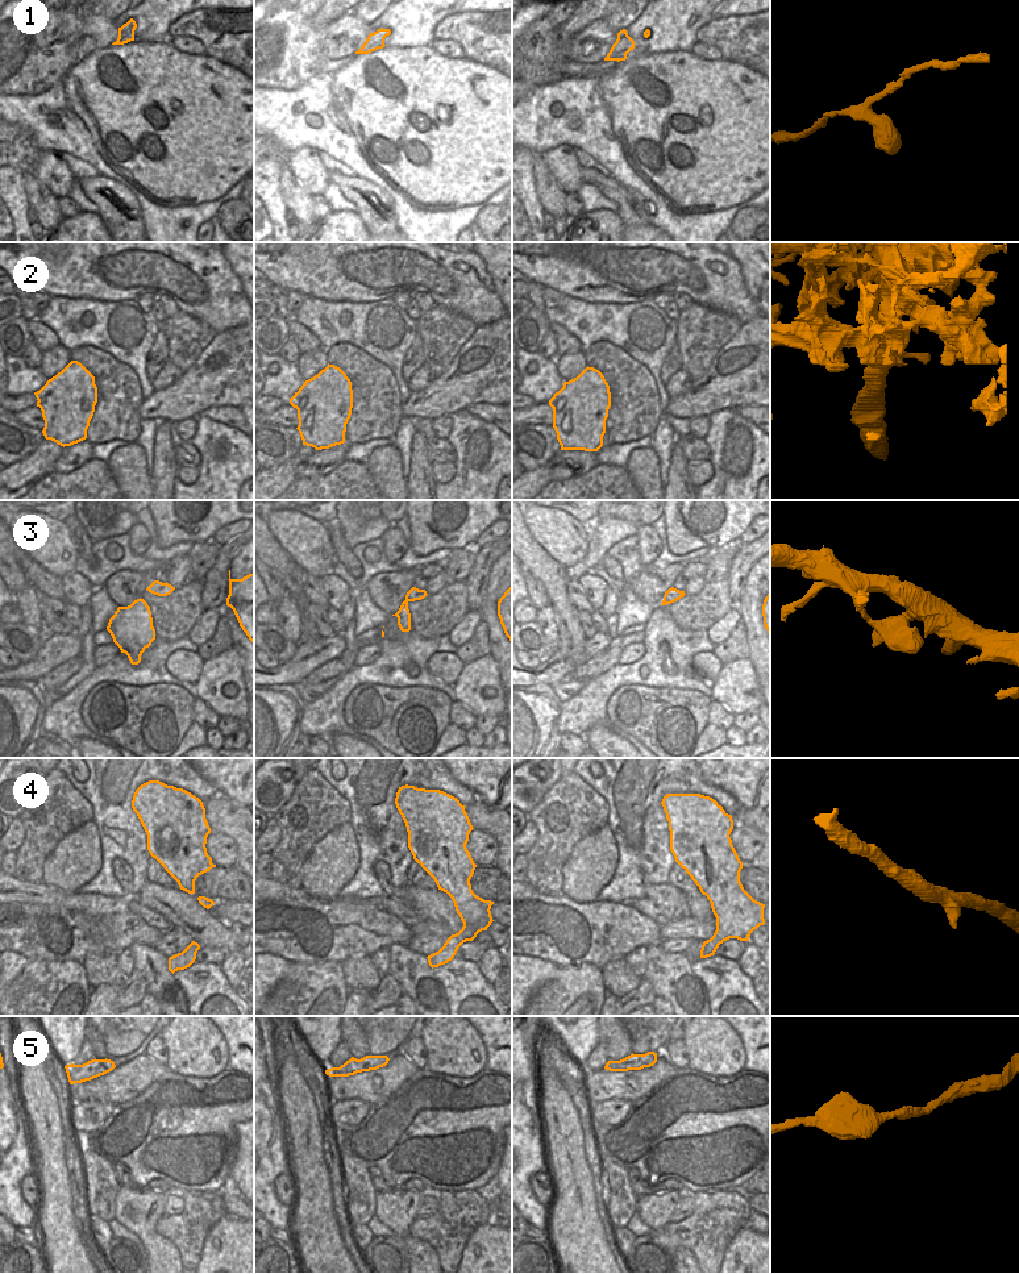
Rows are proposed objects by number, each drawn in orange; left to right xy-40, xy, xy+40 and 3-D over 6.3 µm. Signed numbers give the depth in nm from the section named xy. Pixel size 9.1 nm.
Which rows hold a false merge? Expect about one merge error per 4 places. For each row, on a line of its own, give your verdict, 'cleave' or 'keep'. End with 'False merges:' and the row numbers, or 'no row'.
1: keep
2: cleave
3: keep
4: keep
5: keep
False merges: 2

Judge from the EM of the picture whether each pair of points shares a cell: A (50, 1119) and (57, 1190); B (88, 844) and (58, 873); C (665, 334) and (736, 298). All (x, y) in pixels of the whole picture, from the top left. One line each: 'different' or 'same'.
A: same
B: same
C: different

